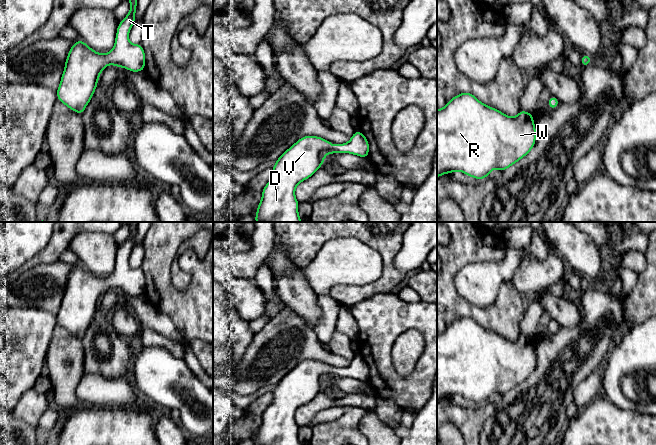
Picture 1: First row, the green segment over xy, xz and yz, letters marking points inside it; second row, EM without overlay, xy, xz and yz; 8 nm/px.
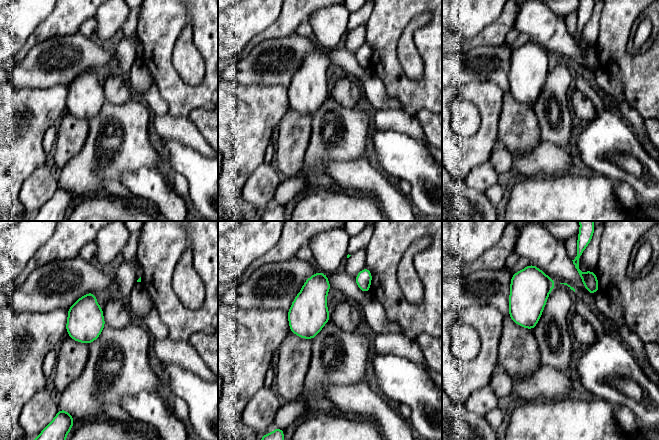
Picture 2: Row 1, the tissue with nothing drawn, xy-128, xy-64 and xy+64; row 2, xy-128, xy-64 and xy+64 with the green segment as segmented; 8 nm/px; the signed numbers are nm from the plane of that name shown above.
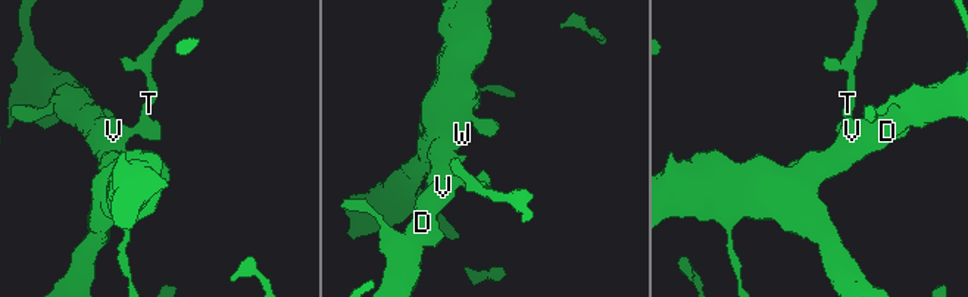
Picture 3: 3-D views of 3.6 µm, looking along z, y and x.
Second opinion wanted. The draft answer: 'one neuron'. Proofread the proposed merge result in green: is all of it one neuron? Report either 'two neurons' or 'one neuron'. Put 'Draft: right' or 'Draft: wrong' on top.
Draft: right
one neuron

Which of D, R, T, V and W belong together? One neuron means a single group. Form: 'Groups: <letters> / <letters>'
Groups: D R T V W

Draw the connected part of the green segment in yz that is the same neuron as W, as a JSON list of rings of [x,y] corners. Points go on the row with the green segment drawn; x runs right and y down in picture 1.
[[[460,93],[450,99],[443,109],[437,109],[437,178],[459,170],[472,178],[484,180],[493,169],[503,172],[525,157],[535,142],[533,113],[521,109],[516,117],[509,117],[481,103],[472,93]]]

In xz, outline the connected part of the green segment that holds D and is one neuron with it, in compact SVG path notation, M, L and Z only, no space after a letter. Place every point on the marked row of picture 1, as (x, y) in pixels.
M360 130L355 131L349 142L338 145L319 136L300 138L272 167L272 178L262 190L262 199L254 216L256 222L302 222L295 188L323 165L329 153L351 153L367 158L369 142Z

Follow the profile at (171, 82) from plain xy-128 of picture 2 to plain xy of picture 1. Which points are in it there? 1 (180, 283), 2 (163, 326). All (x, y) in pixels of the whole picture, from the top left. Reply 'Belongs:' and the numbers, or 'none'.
Belongs: none

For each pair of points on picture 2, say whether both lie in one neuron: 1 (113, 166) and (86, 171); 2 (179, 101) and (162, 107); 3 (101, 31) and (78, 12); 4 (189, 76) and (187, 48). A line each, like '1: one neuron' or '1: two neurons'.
1: one neuron
2: two neurons
3: two neurons
4: one neuron

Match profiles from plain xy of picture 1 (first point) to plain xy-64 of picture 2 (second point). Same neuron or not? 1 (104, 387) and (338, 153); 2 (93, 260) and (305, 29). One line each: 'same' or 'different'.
1: different
2: different

